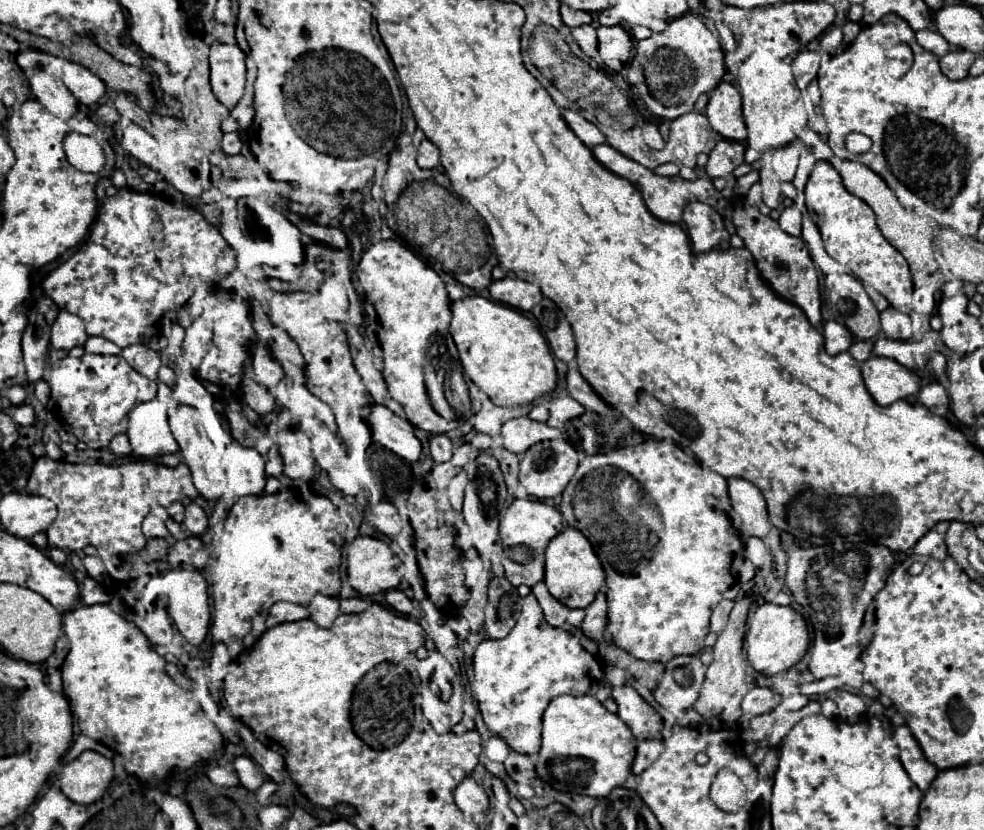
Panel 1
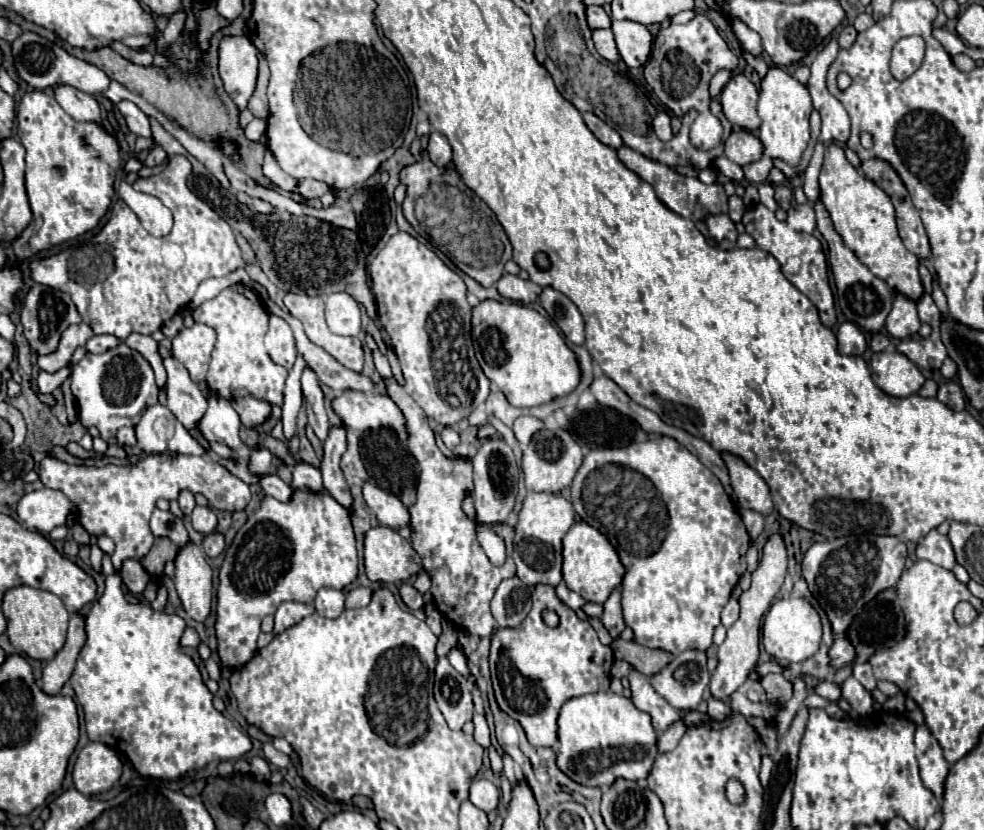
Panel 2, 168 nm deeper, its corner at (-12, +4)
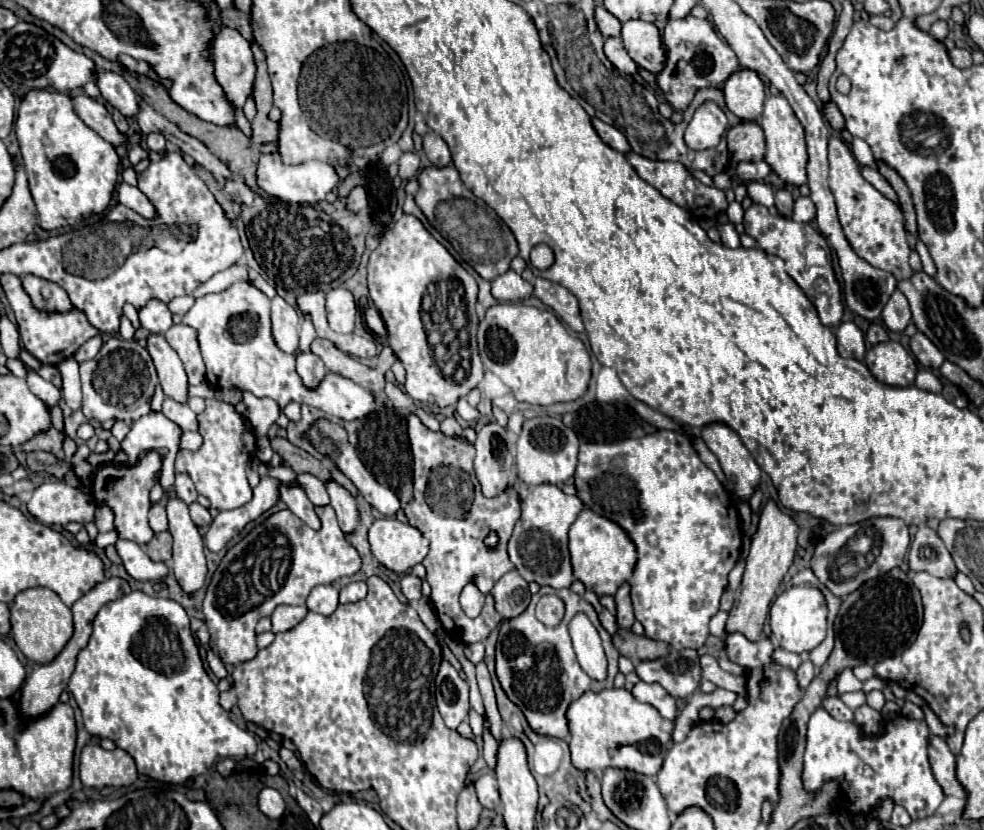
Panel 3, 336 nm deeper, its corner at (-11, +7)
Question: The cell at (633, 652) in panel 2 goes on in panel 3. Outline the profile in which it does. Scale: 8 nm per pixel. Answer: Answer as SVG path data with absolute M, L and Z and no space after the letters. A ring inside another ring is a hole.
M619 628L613 634L613 646L619 650L621 656L631 660L657 660L669 652L669 646L659 640L651 640L647 636L637 636L629 628Z

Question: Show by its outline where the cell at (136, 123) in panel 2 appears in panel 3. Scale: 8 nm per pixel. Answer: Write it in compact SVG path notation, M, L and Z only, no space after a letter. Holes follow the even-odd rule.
M95 68L95 82L97 82L97 88L101 90L101 96L111 106L115 106L123 116L129 118L129 116L135 116L135 112L139 112L135 92L121 74Z

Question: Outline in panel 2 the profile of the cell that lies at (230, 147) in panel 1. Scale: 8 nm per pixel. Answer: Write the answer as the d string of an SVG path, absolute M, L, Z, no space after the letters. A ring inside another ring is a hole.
M254 119L254 121L250 121L250 123L246 125L244 135L246 135L246 139L250 139L250 141L260 141L260 137L264 135L264 131L266 131L266 121L264 121L264 119Z

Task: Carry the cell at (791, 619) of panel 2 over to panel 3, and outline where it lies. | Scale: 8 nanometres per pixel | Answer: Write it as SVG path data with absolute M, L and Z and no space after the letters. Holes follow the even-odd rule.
M793 586L783 594L779 594L777 600L771 604L769 620L771 620L771 632L781 648L795 654L809 652L815 646L819 646L825 638L825 628L827 628L825 596L815 586Z

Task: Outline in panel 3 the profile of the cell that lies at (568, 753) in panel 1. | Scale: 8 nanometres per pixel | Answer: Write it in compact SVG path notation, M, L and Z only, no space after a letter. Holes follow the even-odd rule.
M611 688L611 690L601 690L601 692L585 692L579 700L575 700L569 710L567 710L567 720L569 720L569 748L571 748L571 762L575 768L587 772L603 772L607 766L613 768L627 768L639 774L655 776L661 770L663 758L667 754L667 742L671 740L671 734L663 730L663 718L653 708L651 704L643 704L633 694L625 688Z

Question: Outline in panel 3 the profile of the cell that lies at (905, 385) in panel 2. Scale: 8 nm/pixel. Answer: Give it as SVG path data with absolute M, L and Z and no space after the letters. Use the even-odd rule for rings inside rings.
M881 342L867 350L865 364L871 374L891 386L911 386L917 374L917 360L899 342Z

